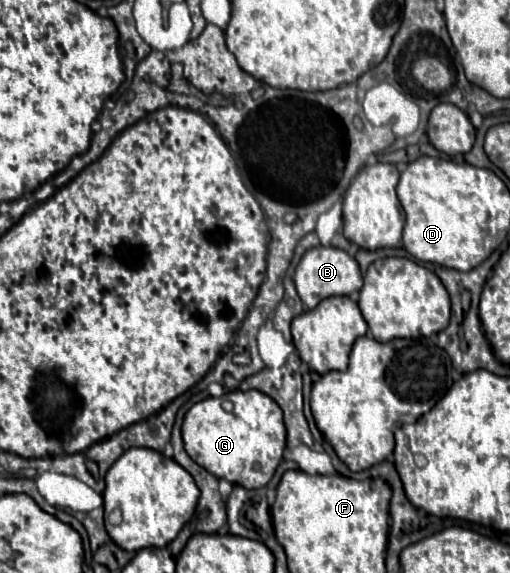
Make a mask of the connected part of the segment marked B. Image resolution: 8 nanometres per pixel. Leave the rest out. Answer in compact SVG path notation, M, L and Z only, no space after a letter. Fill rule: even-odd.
M312 247L304 253L302 261L296 267L294 275L296 291L306 305L306 309L314 309L322 299L334 297L334 295L350 295L352 291L362 289L362 273L354 257L350 257L346 251L336 247Z

